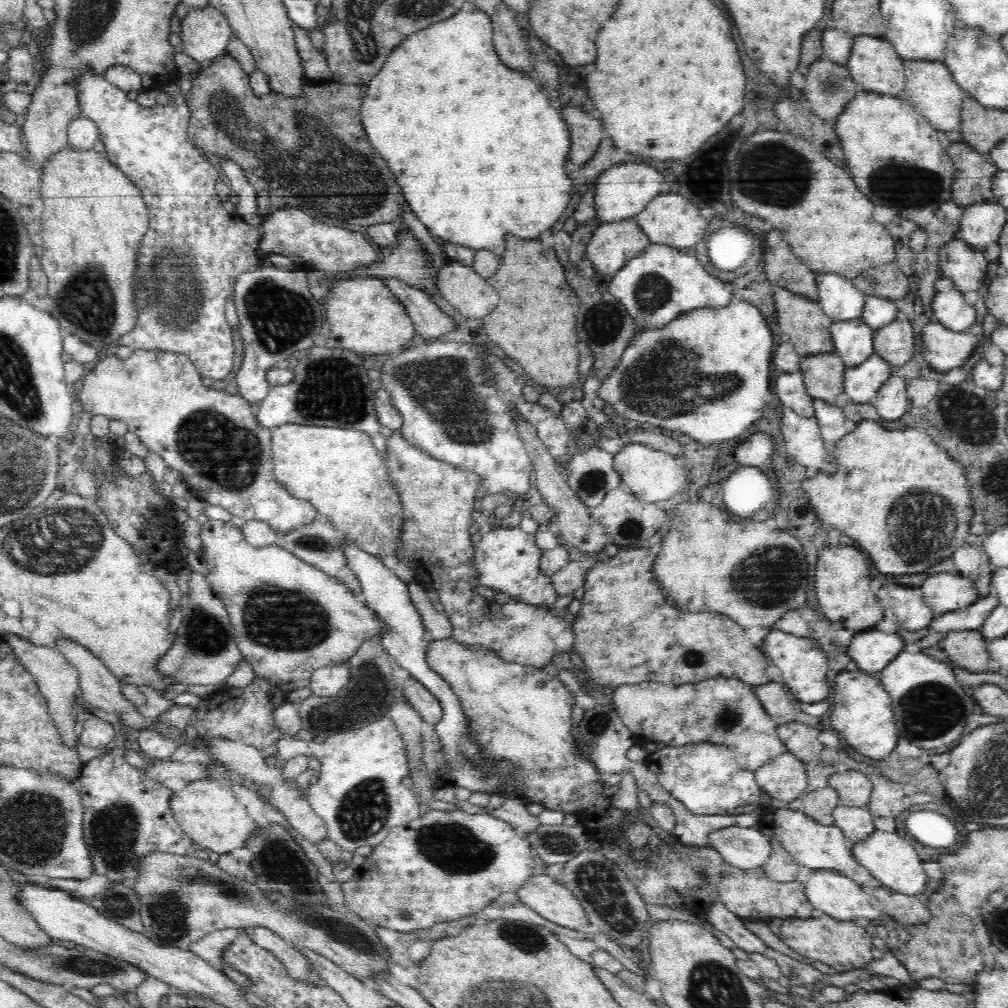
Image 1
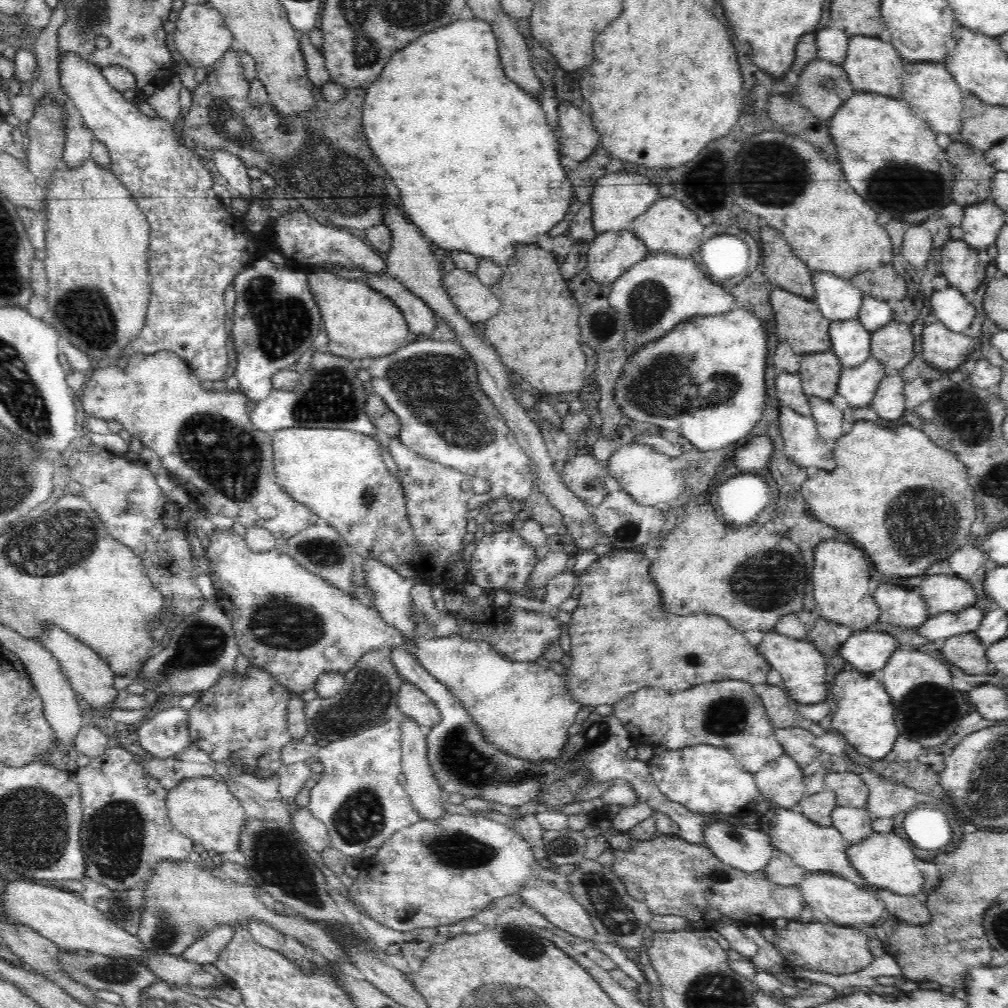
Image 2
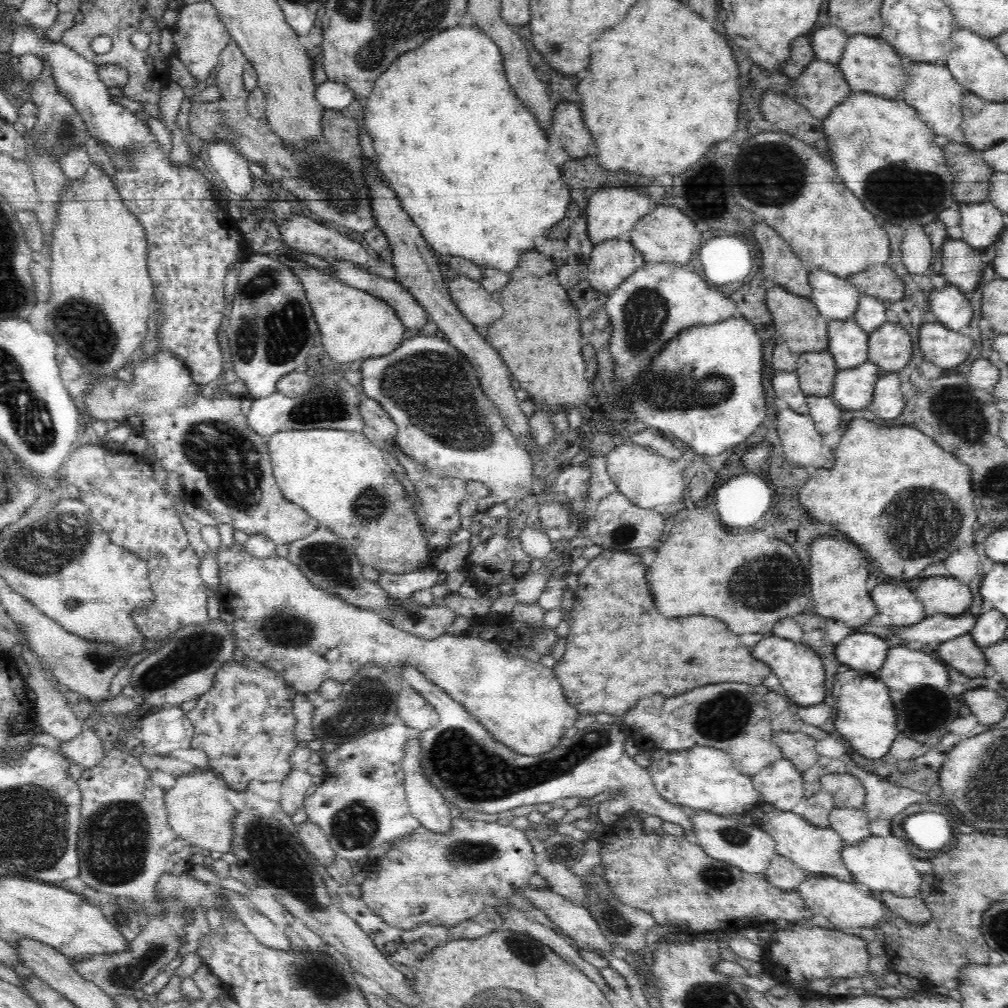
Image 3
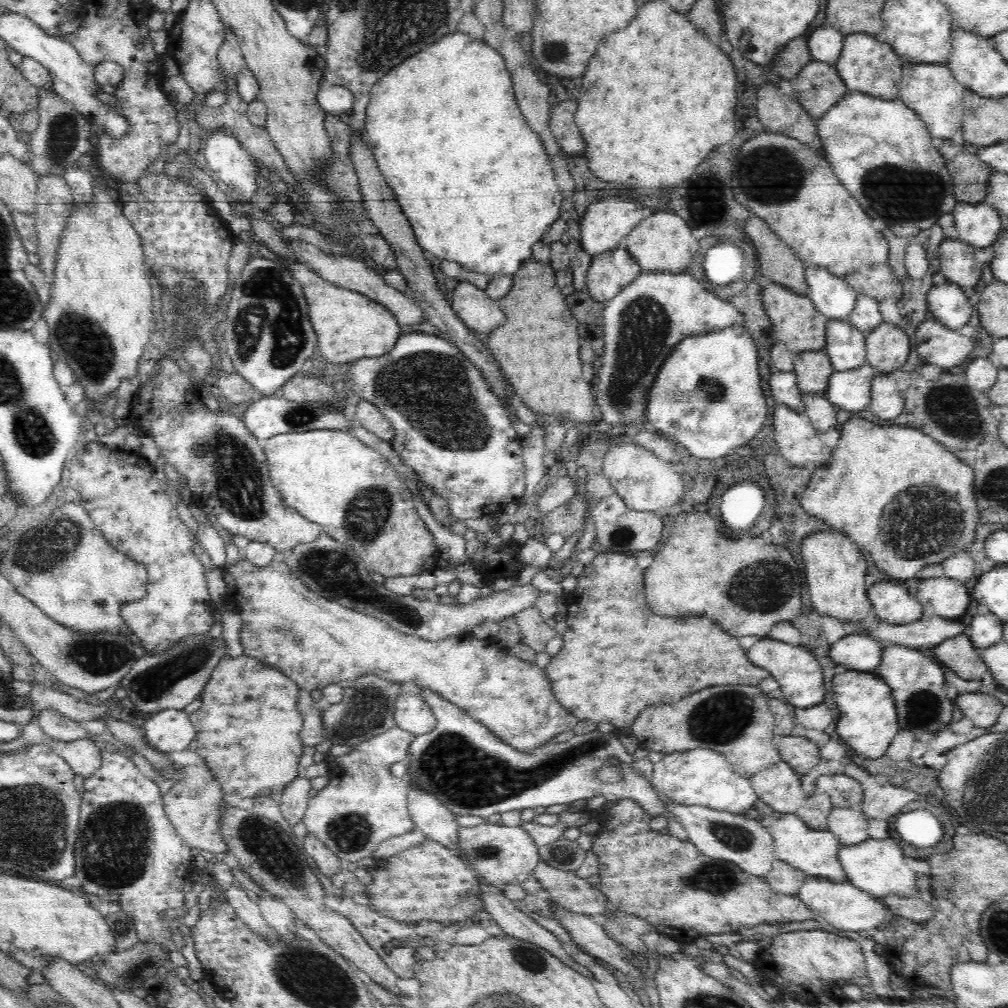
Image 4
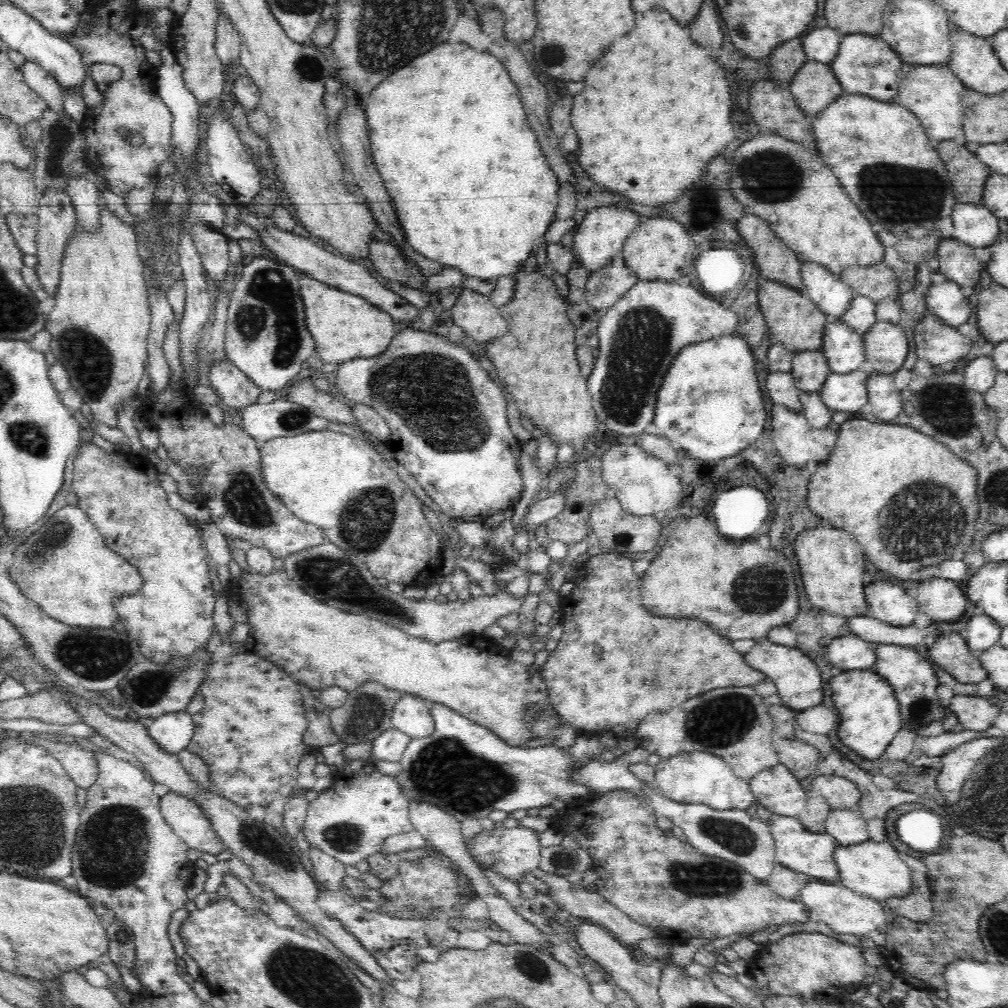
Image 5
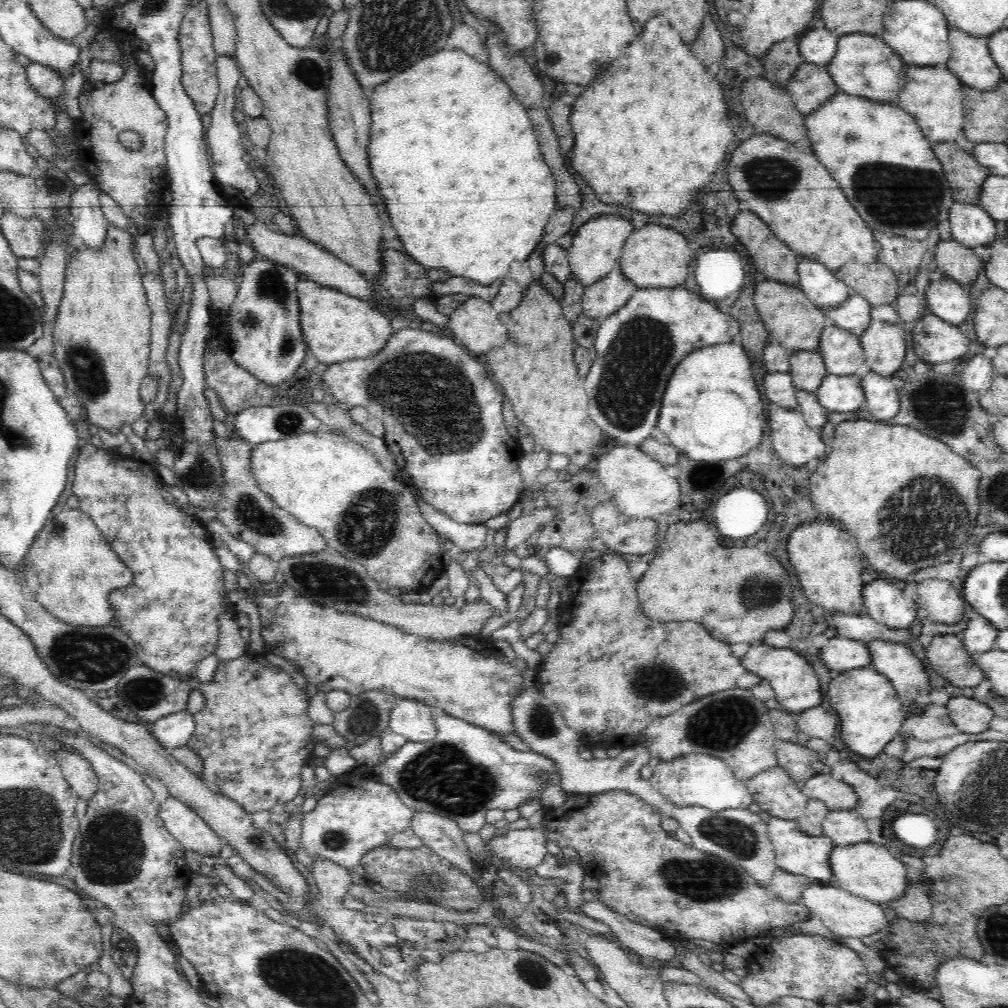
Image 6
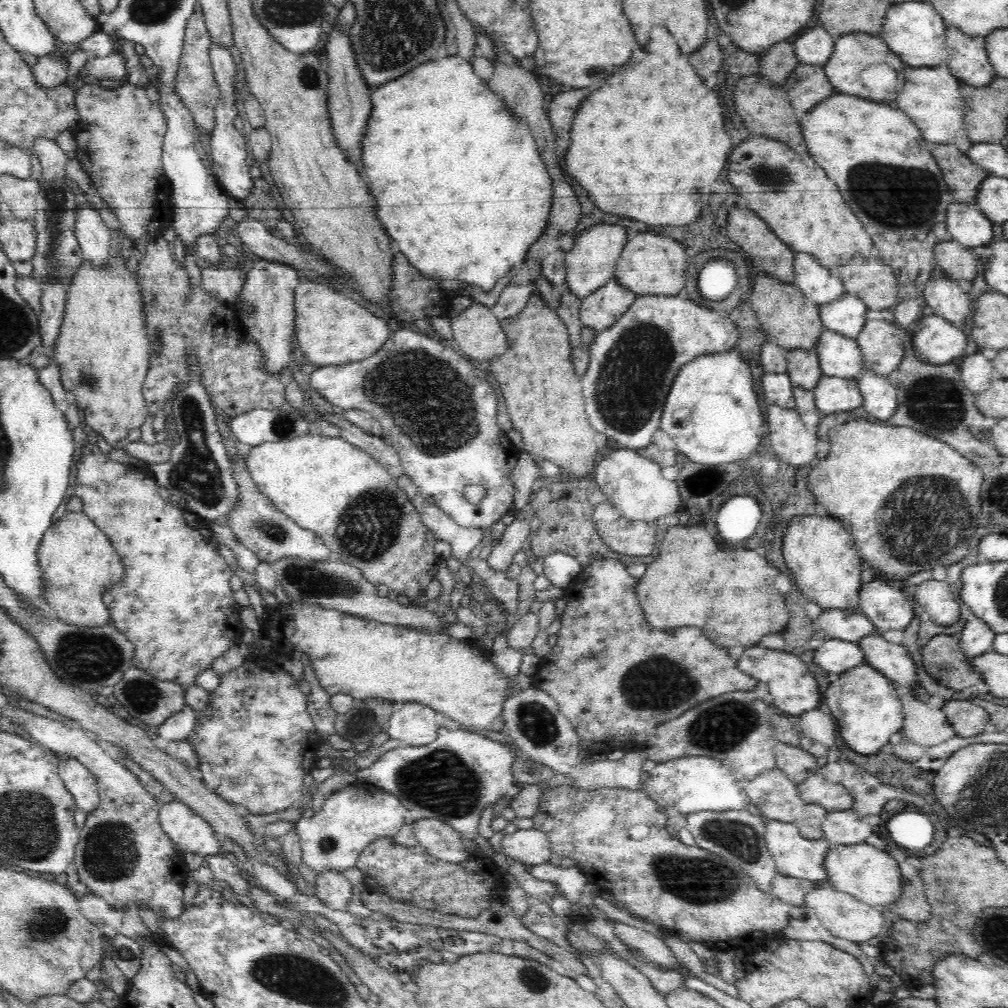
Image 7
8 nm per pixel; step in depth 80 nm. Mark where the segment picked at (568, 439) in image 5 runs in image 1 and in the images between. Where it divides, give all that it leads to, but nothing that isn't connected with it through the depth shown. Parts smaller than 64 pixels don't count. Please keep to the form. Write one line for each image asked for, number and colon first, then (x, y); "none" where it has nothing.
1: (534, 323)
2: (536, 334)
3: (550, 367)
4: (549, 382)

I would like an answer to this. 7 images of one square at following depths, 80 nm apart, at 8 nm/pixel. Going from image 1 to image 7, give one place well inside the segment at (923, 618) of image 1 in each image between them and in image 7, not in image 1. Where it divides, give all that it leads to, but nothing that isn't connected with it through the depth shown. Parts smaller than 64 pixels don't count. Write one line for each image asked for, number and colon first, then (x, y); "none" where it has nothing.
2: (907, 608)
3: (903, 607)
4: (892, 603)
5: (890, 603)
6: (884, 599)
7: (885, 603)

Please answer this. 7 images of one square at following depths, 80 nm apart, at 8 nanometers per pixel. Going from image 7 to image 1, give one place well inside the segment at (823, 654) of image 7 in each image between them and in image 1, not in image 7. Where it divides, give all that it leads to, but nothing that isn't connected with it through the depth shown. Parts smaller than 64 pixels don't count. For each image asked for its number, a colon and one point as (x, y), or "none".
1: (872, 650)
2: (867, 650)
3: (862, 651)
4: (856, 651)
5: (848, 652)
6: (841, 654)

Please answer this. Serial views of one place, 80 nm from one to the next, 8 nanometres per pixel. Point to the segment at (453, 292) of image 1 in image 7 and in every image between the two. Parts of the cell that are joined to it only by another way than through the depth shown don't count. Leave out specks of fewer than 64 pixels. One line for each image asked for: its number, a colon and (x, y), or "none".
2: (476, 301)
3: (479, 307)
4: (480, 313)
5: (474, 313)
6: (475, 325)
7: (478, 335)

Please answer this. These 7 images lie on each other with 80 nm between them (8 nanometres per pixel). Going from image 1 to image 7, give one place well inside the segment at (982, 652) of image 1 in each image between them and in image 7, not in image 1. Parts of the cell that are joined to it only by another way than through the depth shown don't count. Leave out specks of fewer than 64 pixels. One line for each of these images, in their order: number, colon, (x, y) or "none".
2: (967, 651)
3: (962, 652)
4: (958, 654)
5: (950, 653)
6: (946, 654)
7: (942, 659)

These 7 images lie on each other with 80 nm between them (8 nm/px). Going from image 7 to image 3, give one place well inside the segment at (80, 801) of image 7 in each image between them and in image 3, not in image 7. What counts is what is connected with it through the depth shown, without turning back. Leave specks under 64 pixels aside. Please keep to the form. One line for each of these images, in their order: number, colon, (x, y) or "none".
3: (87, 749)
4: (84, 758)
5: (81, 765)
6: (80, 775)

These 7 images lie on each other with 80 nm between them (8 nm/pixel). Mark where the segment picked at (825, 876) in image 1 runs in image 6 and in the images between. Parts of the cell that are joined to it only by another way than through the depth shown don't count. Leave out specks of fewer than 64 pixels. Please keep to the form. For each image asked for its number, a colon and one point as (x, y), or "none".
2: (831, 897)
3: (852, 906)
4: (845, 907)
5: (846, 912)
6: (846, 915)

